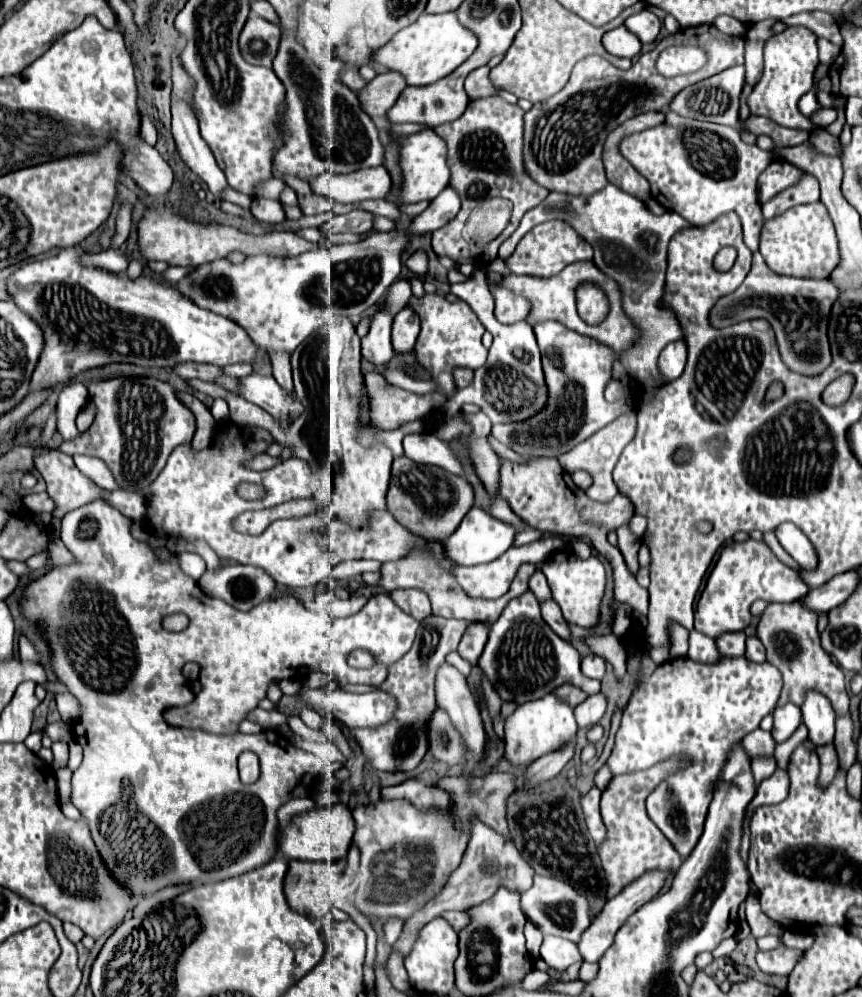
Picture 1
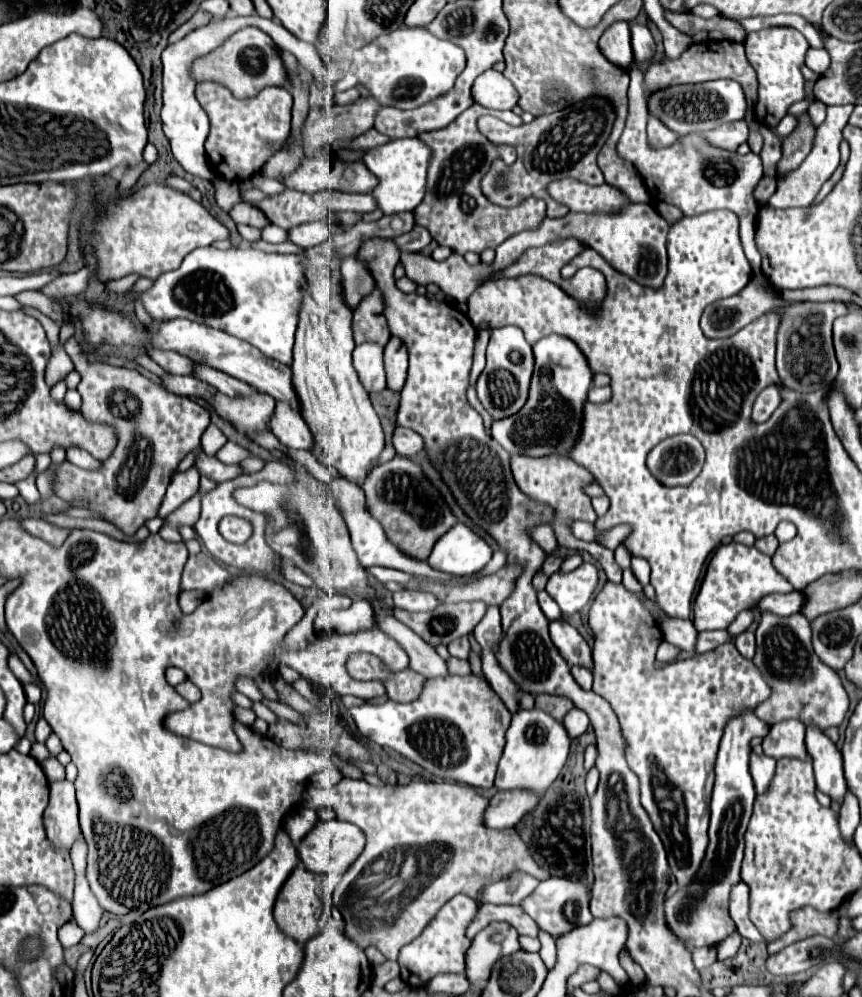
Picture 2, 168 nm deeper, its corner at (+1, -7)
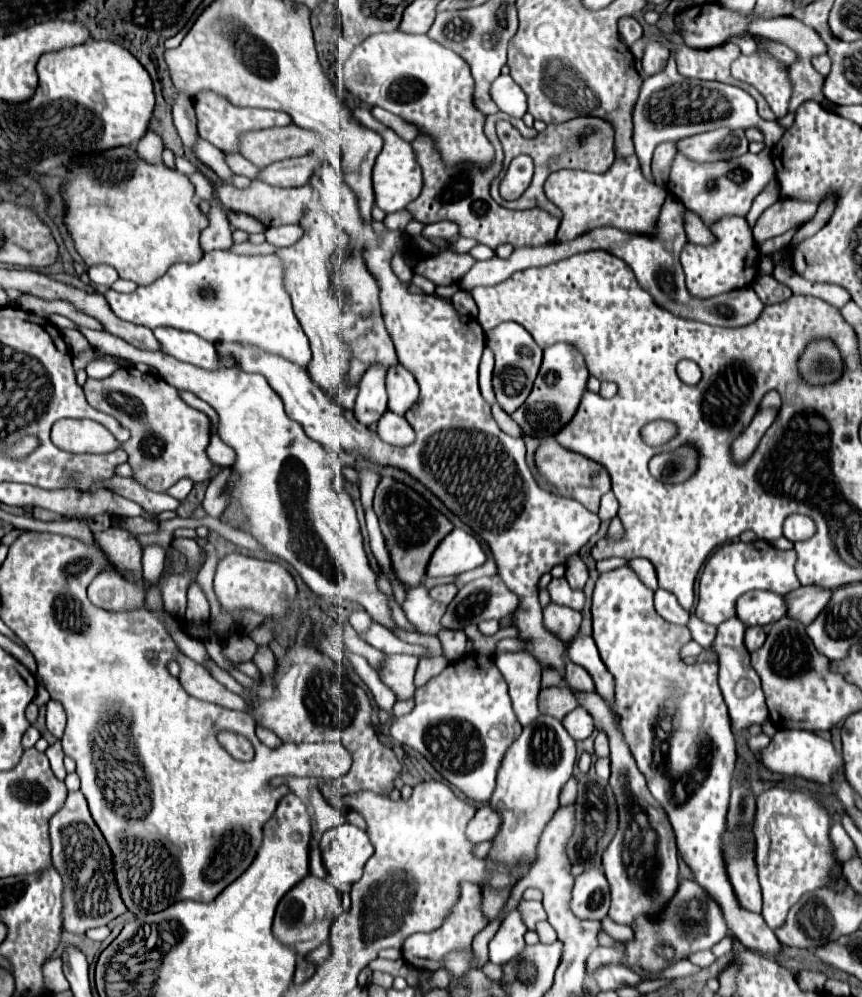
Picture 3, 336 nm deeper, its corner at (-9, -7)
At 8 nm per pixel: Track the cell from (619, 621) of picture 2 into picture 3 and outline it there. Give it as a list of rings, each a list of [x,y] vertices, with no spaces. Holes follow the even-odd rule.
[[[618,567],[614,571],[608,571],[608,573],[602,573],[596,581],[596,587],[594,587],[594,595],[592,595],[592,619],[594,619],[594,641],[598,645],[598,651],[600,651],[600,657],[604,661],[604,665],[608,667],[608,671],[614,675],[614,711],[616,715],[620,717],[620,727],[624,731],[624,737],[626,741],[630,743],[630,751],[638,763],[638,769],[644,773],[646,777],[646,783],[648,783],[648,789],[652,793],[652,797],[662,805],[662,809],[666,811],[670,823],[672,823],[672,829],[674,829],[674,835],[676,835],[676,845],[678,845],[678,853],[680,857],[684,859],[684,863],[692,869],[694,873],[694,879],[704,887],[704,891],[718,903],[718,907],[722,907],[722,915],[724,915],[724,921],[728,925],[728,933],[732,933],[742,945],[746,945],[748,949],[758,949],[758,951],[764,951],[764,953],[778,953],[780,949],[780,941],[776,939],[774,931],[766,925],[766,921],[762,919],[762,915],[758,913],[750,913],[746,911],[738,899],[736,899],[736,893],[730,885],[730,879],[728,879],[728,873],[726,873],[726,861],[724,861],[724,831],[726,831],[726,809],[728,809],[728,789],[724,787],[732,787],[732,773],[734,773],[734,763],[736,763],[736,749],[734,749],[734,733],[730,729],[730,717],[728,717],[728,709],[726,709],[726,703],[722,699],[722,693],[720,693],[720,687],[718,687],[718,663],[712,661],[712,663],[696,663],[696,665],[686,665],[680,661],[678,657],[678,651],[684,643],[688,643],[690,639],[690,631],[688,627],[680,627],[680,625],[672,625],[668,621],[664,621],[656,609],[654,609],[654,591],[648,589],[640,579],[638,575],[634,575],[634,571],[630,567]],[[658,719],[666,719],[670,721],[672,729],[670,729],[670,741],[668,741],[668,751],[656,751],[656,745],[654,745],[654,739],[656,739],[656,723]]]

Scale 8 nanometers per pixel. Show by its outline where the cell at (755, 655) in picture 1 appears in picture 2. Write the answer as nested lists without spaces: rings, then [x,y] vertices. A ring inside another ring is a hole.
[[[744,631],[744,633],[740,633],[736,639],[734,639],[734,645],[736,645],[736,649],[740,651],[740,655],[742,657],[746,657],[746,659],[752,659],[752,655],[754,655],[754,633],[752,631]]]

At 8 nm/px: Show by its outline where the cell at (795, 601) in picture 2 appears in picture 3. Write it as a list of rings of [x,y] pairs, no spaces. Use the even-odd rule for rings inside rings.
[[[750,591],[738,599],[736,609],[738,619],[742,619],[742,623],[746,623],[748,627],[752,625],[764,627],[776,623],[788,613],[784,597],[774,591]]]

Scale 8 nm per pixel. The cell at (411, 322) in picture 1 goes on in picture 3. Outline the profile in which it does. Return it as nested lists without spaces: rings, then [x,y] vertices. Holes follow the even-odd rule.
[[[400,363],[388,369],[386,389],[388,389],[388,409],[396,415],[404,415],[418,399],[418,383],[414,375]]]

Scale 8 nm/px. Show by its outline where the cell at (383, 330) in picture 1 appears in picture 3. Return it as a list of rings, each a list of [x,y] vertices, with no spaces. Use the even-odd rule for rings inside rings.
[[[370,365],[360,379],[360,393],[356,399],[354,415],[362,425],[378,421],[386,413],[386,369],[380,365]]]

